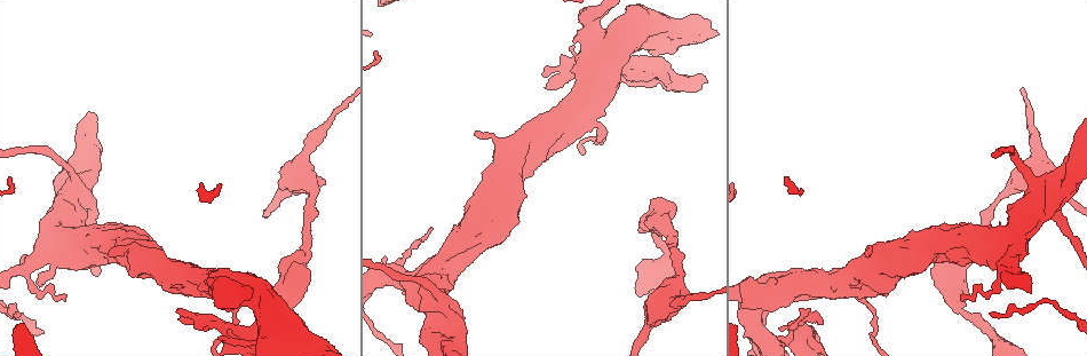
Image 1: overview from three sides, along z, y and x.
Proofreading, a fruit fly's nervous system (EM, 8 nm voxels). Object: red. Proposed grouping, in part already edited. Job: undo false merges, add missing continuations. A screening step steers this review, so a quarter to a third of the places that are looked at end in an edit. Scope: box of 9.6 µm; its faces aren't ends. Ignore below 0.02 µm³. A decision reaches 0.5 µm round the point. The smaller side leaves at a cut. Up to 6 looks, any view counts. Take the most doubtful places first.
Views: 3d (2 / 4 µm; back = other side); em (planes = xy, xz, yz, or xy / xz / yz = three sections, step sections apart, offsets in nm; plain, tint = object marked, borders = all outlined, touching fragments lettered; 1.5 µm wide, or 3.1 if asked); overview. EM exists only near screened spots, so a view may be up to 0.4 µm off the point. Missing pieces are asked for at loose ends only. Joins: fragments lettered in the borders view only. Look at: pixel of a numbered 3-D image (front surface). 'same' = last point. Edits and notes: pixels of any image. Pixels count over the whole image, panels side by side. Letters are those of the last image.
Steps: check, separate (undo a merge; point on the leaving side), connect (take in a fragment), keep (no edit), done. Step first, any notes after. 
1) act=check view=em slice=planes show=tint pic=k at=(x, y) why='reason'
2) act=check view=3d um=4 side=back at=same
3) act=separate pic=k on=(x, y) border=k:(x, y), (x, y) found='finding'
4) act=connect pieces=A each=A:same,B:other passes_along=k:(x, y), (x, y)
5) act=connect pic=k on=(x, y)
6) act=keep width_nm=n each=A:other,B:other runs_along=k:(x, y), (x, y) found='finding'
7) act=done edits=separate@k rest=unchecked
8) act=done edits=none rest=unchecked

act=check view=em slice=planes show=borders pic=1 at=(206, 294) why='thick end'

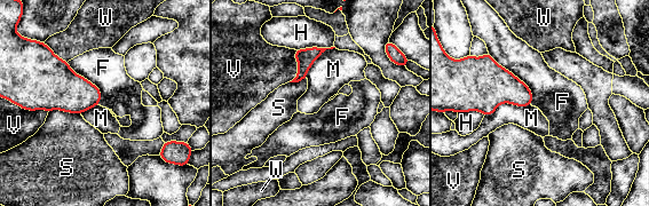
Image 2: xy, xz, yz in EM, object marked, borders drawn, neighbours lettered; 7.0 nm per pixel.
act=keep longest_contact=F:480nm each=F:other,H:other,M:other,S:other,V:other,W:other found='no lettered fragment goes on from it'

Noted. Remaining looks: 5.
act=check view=3d um=4 pic=1 at=(217, 322) why='touches itself'

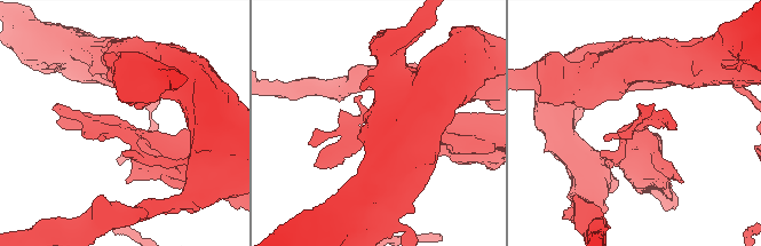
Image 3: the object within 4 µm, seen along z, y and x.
act=check view=em slice=planes show=borders pic=3 at=(118, 129) why='shape alone is not enough'

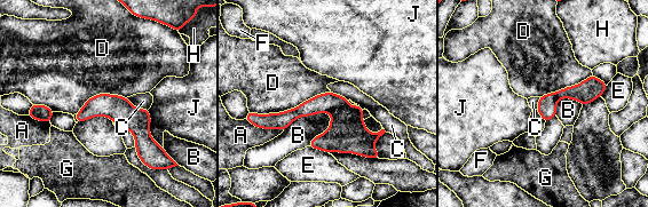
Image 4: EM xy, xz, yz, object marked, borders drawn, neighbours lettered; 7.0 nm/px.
act=separate pic=4 on=(347, 133) longest_contact=D:600nm each=A:other,B:other,C:other,D:other,E:other,F:other,G:other,H:other,J:other found='a second neuron is stuck on'

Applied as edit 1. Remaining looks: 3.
act=done edits=separate@4 rest=unchecked

